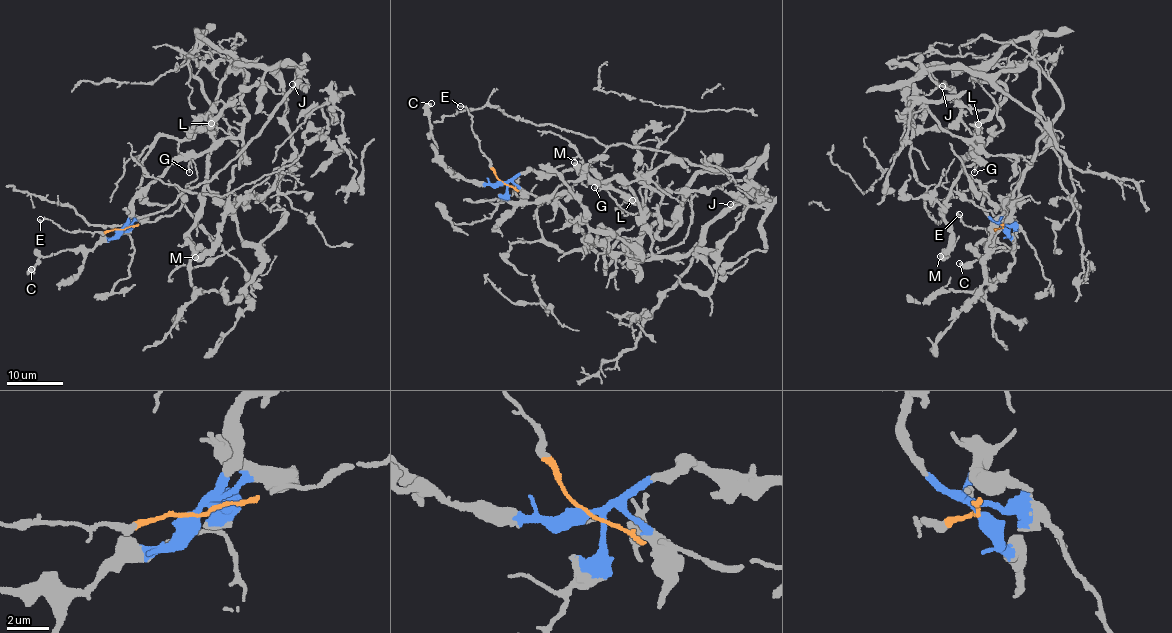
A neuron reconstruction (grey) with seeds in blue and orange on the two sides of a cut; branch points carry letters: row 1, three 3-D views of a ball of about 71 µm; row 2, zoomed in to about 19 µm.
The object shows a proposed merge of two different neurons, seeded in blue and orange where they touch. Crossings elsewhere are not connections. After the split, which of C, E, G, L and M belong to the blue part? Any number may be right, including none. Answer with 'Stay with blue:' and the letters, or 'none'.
Stay with blue: C, G, L, M

